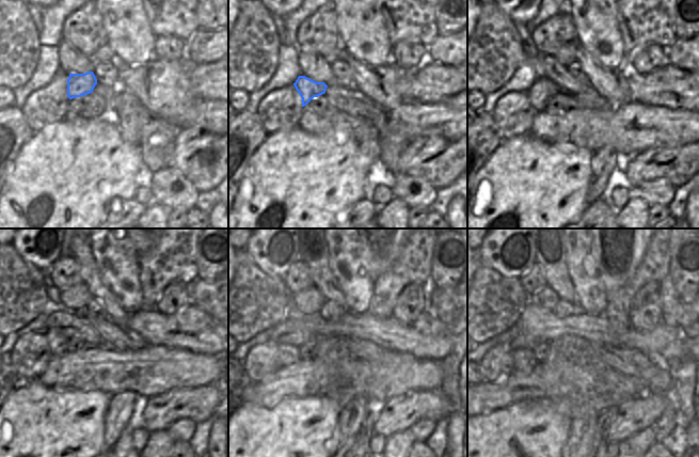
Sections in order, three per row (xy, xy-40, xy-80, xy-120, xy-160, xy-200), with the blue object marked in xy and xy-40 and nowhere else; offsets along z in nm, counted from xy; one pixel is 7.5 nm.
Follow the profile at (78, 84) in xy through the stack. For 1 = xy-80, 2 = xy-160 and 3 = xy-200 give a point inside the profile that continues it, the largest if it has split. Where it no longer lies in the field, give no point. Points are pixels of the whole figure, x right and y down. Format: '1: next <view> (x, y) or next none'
1: next xy-80 (543, 90)
2: next xy-160 (288, 355)
3: next xy-200 (524, 361)

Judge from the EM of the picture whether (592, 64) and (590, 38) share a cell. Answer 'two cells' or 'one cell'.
two cells

